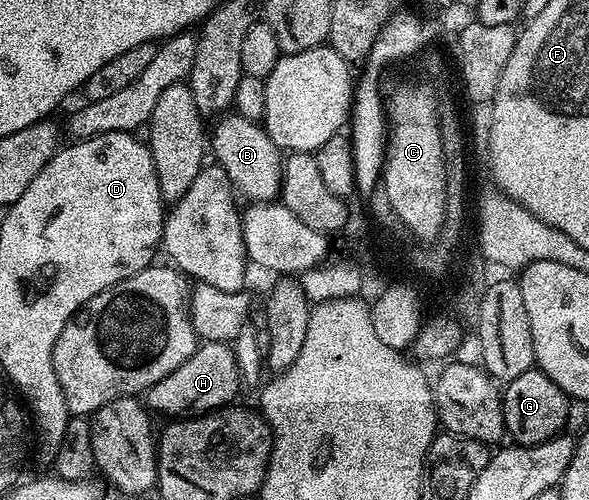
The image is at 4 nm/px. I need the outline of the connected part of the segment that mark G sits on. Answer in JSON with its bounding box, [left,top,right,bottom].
[503,368,568,446]

